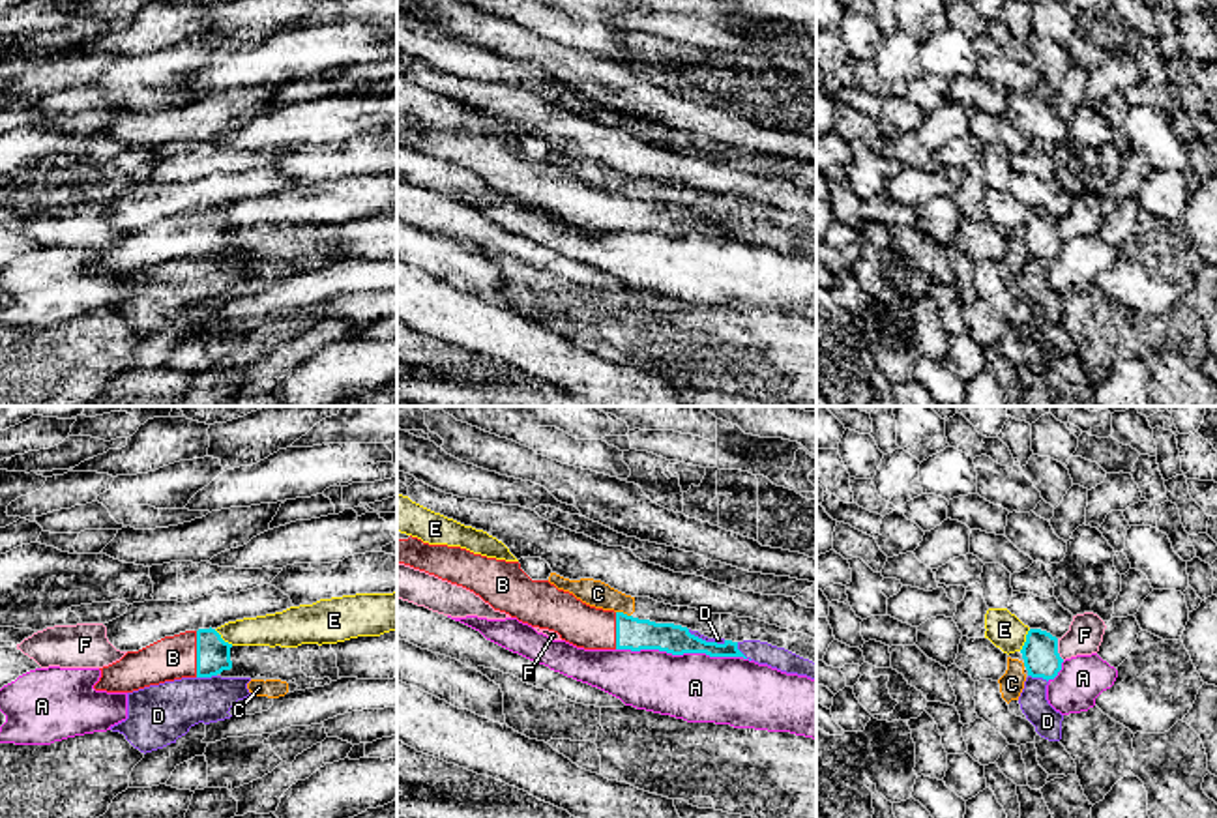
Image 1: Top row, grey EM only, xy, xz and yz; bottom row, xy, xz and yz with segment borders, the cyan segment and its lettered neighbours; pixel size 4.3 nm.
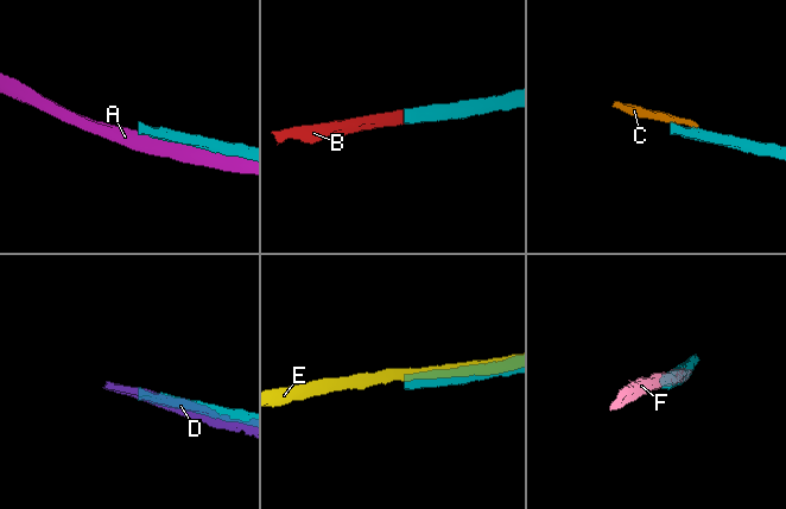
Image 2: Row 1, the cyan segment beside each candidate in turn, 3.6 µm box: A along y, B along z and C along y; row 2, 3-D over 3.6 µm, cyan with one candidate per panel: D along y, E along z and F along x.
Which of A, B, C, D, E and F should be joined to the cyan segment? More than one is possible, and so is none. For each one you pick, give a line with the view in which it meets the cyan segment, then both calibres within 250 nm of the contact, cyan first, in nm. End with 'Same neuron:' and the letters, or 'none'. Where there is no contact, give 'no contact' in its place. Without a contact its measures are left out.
B: xy | 140/190 nm
Same neuron: B

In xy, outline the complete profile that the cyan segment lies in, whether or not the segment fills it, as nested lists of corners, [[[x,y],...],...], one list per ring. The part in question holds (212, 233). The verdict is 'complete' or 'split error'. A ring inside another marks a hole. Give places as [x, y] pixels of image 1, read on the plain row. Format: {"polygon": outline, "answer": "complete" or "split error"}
{"polygon": [[[212,208],[165,217],[99,249],[101,258],[94,270],[133,273],[182,258],[212,258],[232,249],[230,228]]], "answer": "split error"}

